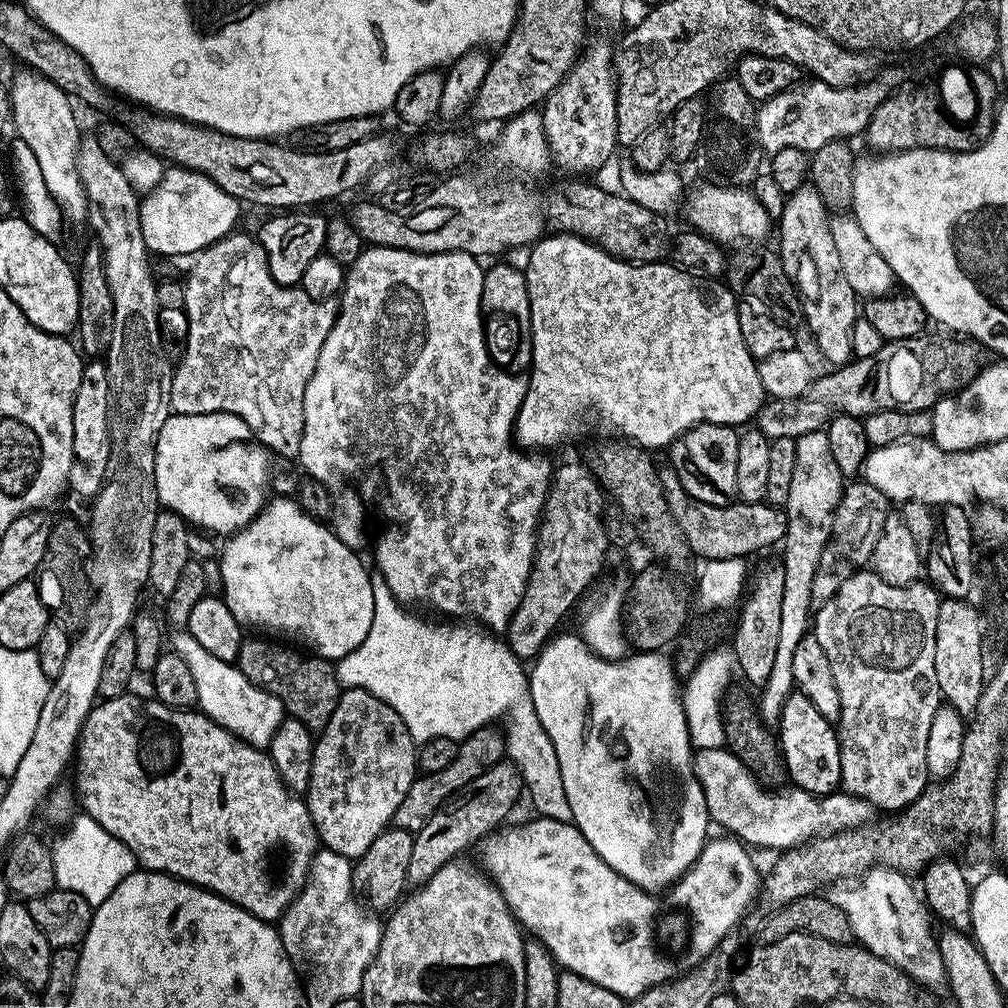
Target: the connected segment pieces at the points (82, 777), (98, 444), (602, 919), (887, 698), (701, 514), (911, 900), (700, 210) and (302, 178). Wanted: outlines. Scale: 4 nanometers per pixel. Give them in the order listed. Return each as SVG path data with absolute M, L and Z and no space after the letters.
M125 694L112 700L101 699L82 726L78 747L74 753L74 791L79 807L87 816L94 818L98 826L102 826L110 834L114 834L114 838L121 840L147 871L166 872L178 880L187 880L189 884L195 884L197 888L207 888L215 896L220 896L231 904L237 904L242 910L254 914L260 920L279 921L298 893L303 890L304 884L308 881L308 873L312 871L312 860L318 851L316 827L308 813L307 803L299 795L289 792L282 778L276 773L272 757L265 749L245 744L199 710L167 708L155 698L149 698L144 704L142 697L132 695Z
M92 358L85 363L78 390L74 394L74 458L68 479L69 489L82 499L91 501L102 490L104 476L112 453L110 438L110 382L108 365L103 359Z
M543 818L535 819L530 821L529 824L520 824L517 828L501 827L487 837L478 848L480 860L484 863L482 865L483 871L488 879L496 885L496 889L504 896L509 910L516 917L521 929L525 933L531 934L535 939L542 941L548 947L548 953L556 959L556 963L561 969L578 974L582 978L586 978L606 990L610 990L622 998L640 996L654 986L665 983L667 980L685 976L687 972L697 968L720 945L722 938L733 935L735 928L732 927L747 914L748 907L755 902L756 896L758 900L762 892L762 876L761 873L756 873L756 864L752 861L751 856L753 853L741 841L728 834L720 834L717 840L715 838L709 839L705 843L704 849L698 854L696 861L685 870L683 876L663 894L653 895L653 893L645 892L643 888L639 888L637 884L631 884L626 878L622 878L622 874L615 872L592 849L590 842L586 842L586 838L576 829L575 824L571 822L563 824L557 820L545 820Z
M856 570L842 584L842 590L838 590L838 594L834 594L834 598L830 598L830 602L826 602L814 612L814 635L818 638L818 643L822 645L822 650L826 650L826 658L830 658L830 670L834 670L834 682L838 686L838 698L840 699L838 721L840 783L843 791L870 802L877 810L884 811L885 808L886 811L892 812L888 814L896 814L915 805L930 784L928 767L926 766L926 738L930 735L930 722L934 722L934 714L942 703L938 674L934 674L934 638L936 637L936 619L941 599L940 593L932 587L931 583L917 582L907 584L904 588L890 586L886 582L882 582L882 578L878 578L871 570Z
M673 467L659 469L660 481L668 497L668 509L676 515L676 521L685 526L697 524L700 529L696 537L691 537L692 551L701 561L721 560L722 558L752 558L763 548L772 548L781 543L788 533L788 514L783 507L763 504L733 502L728 505L708 505L688 496L682 482L676 477Z
M873 866L859 877L856 883L860 884L854 885L853 888L842 889L840 893L835 894L834 901L842 910L842 914L846 914L853 937L863 947L869 948L878 958L901 968L911 980L915 980L922 987L929 990L937 990L936 988L940 987L943 989L948 975L942 962L938 936L935 931L932 933L933 921L922 901L921 893L917 889L915 892L908 880L911 879L905 873L895 872L892 868Z
M700 182L697 188L689 187L686 192L686 203L683 205L682 212L688 215L688 220L695 231L712 240L718 241L721 246L740 246L745 242L764 242L768 236L768 231L773 231L774 221L768 217L766 210L762 210L762 202L748 188L724 188L721 184L710 184Z
M128 106L132 108L124 108L118 113L119 119L122 121L129 130L132 131L132 135L136 137L137 141L147 151L156 153L157 156L163 158L165 161L171 162L173 165L181 168L189 168L194 170L198 174L202 174L206 178L213 180L218 186L222 186L222 190L226 190L226 194L230 194L238 201L243 202L245 205L257 204L260 208L272 208L268 210L308 210L313 206L320 206L316 204L324 204L327 200L336 200L339 196L344 196L347 192L352 192L356 187L363 185L370 178L370 174L374 174L374 170L378 170L378 166L383 164L393 163L394 157L392 156L396 152L396 144L390 137L384 136L385 134L377 134L371 136L366 142L358 142L358 146L350 146L346 150L330 150L329 152L302 152L295 146L289 146L287 148L284 142L277 142L275 139L269 138L267 140L255 140L254 138L246 138L245 136L226 136L223 132L216 132L212 128L203 128L201 124L191 124L188 120L178 120L170 116L162 116L159 114L153 114L151 111L145 110L140 106Z

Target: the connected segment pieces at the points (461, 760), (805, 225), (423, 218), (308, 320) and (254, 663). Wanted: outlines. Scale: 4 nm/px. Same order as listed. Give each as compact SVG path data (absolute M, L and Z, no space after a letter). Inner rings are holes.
M485 726L479 728L477 732L471 732L460 744L458 754L454 754L454 762L446 766L446 770L438 770L438 774L417 775L415 782L410 786L406 798L402 798L402 806L394 810L392 824L397 828L410 833L418 833L426 822L430 822L432 815L452 797L462 786L474 782L478 774L486 774L490 766L501 763L506 756L506 745L503 735L499 731L495 732L495 727Z
M811 183L803 184L798 191L791 193L784 201L784 209L778 221L778 232L780 228L780 248L778 247L778 255L780 257L780 264L786 270L786 274L792 280L792 284L796 288L796 294L800 298L800 305L804 311L803 323L808 324L808 328L812 331L812 336L816 339L816 348L829 360L829 365L843 366L853 359L852 355L852 331L854 330L854 322L858 319L858 297L856 291L850 286L850 282L846 282L846 274L842 274L842 262L838 258L838 249L834 247L834 240L828 229L828 212L823 198L818 194L818 190L812 187Z
M519 112L501 128L504 129L492 148L492 161L477 172L464 172L461 176L448 178L453 180L441 186L440 204L407 212L364 198L350 213L350 219L365 245L411 252L465 252L477 258L500 258L511 248L527 249L541 239L546 228L546 212L542 200L528 184L535 180L536 172L540 176L546 175L553 162L540 112Z
M240 231L223 236L199 253L191 261L193 264L188 272L188 281L183 281L185 300L182 308L188 316L189 330L185 338L184 353L172 373L171 411L177 416L215 412L234 414L242 418L246 426L250 426L256 439L269 453L296 458L299 457L302 446L306 386L314 374L314 366L318 366L322 342L326 342L326 334L330 334L336 321L338 304L335 299L310 298L310 294L306 294L299 286L274 282L268 269L266 250L260 245L259 239ZM252 358L260 358L260 366L274 368L274 376L272 372L262 370L260 378L252 378L252 372L258 370L250 368L252 362L244 362Z
M245 639L235 665L251 684L277 696L291 719L302 722L313 734L318 734L326 726L330 714L334 714L342 685L336 676L333 661L300 652L283 648L280 644L271 644L268 640Z

